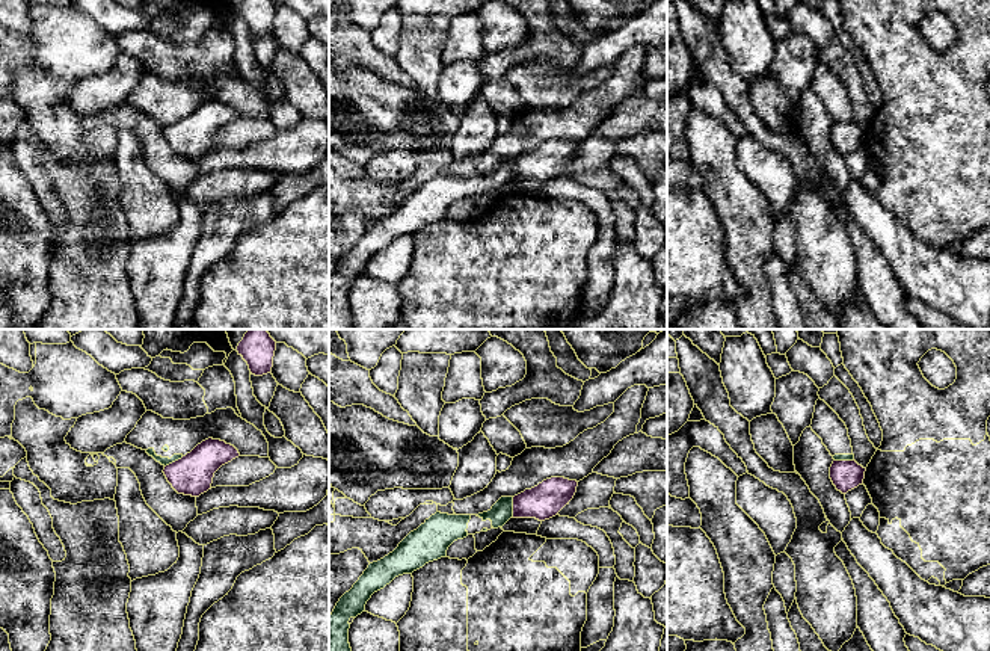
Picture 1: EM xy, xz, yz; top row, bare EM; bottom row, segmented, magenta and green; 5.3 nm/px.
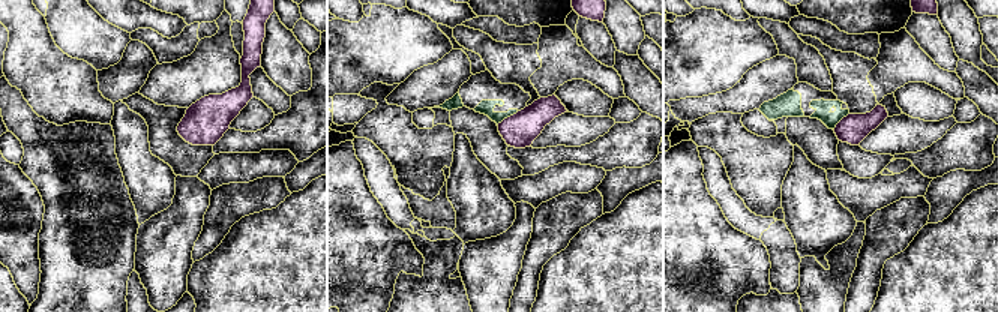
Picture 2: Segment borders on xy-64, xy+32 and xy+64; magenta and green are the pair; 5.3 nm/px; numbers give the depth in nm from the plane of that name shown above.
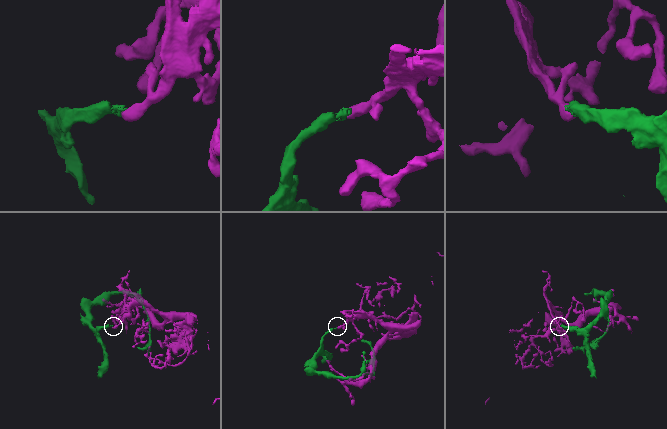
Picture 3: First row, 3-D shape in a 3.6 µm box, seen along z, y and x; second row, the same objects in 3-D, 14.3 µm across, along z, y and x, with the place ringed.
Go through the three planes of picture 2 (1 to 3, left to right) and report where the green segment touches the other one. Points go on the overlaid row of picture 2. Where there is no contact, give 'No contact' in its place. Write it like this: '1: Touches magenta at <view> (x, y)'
1: No contact
2: Touches magenta at xy+32 (508, 117)
3: Touches magenta at xy+64 (839, 122)

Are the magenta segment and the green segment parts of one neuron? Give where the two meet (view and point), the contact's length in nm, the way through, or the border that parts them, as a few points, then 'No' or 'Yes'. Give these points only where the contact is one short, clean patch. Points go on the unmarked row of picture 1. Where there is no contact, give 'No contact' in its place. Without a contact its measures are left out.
Touches magenta at xz (513, 169). Shared border 110 nm. Boundary: xz (513, 159), (513, 175), (510, 178). No

